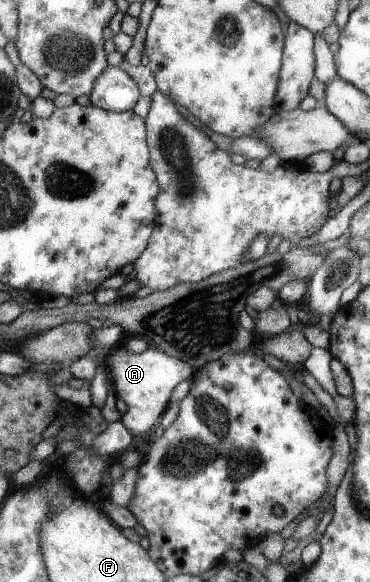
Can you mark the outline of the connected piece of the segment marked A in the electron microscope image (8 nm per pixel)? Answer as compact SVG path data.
M118 345L108 355L107 362L107 371L111 375L111 391L127 406L125 414L121 415L119 421L130 432L132 438L144 436L150 432L154 424L160 422L168 409L168 398L171 398L172 390L175 390L180 382L191 379L195 373L188 362L155 350L153 346L140 354L132 354Z

